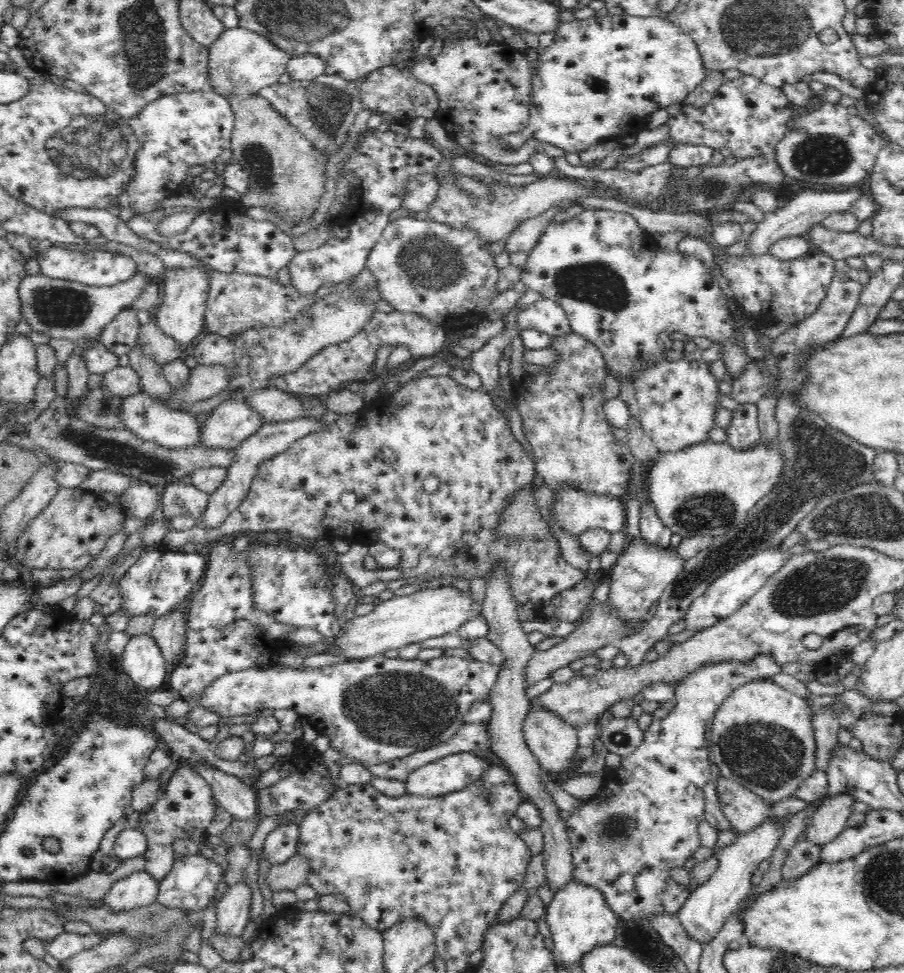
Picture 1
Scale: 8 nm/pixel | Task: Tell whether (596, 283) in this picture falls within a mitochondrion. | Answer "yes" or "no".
yes

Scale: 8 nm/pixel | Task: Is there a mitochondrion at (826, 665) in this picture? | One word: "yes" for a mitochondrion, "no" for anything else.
no

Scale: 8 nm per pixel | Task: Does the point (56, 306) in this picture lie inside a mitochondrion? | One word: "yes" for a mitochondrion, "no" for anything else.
yes

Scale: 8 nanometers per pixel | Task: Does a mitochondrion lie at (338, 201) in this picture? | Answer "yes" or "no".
no

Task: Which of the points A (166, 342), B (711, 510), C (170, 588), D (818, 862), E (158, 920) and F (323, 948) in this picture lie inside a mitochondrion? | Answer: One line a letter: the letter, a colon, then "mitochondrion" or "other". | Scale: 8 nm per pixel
A: other
B: mitochondrion
C: other
D: other
E: mitochondrion
F: mitochondrion

